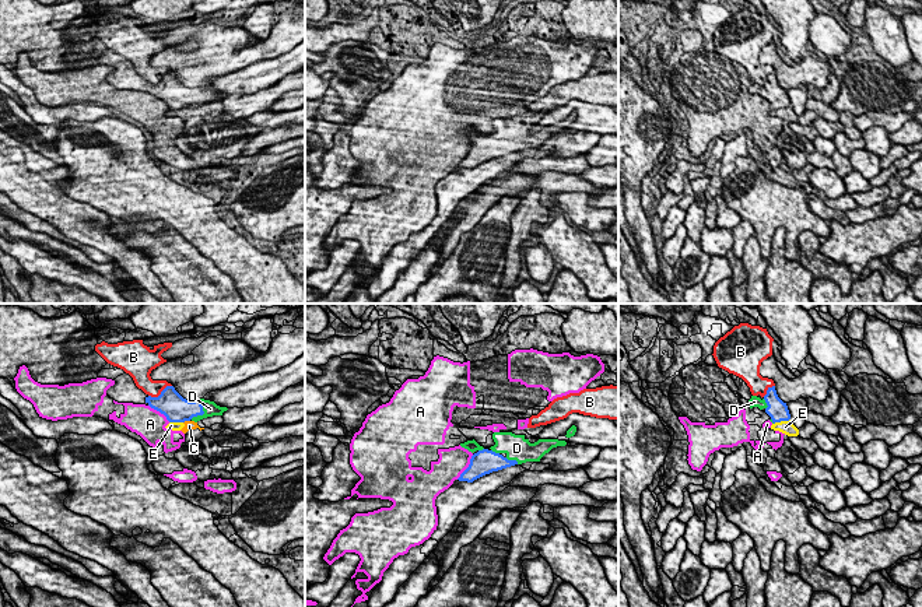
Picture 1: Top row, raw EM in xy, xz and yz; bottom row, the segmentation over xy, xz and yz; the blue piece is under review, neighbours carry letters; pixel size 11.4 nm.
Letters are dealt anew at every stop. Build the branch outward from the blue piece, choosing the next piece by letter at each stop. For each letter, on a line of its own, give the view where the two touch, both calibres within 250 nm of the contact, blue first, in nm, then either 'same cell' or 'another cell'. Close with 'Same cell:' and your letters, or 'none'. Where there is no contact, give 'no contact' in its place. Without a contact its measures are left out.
A: contact in xz; calibres 280 and 340 nm; another cell
B: contact in xy; calibres 300 and 190 nm; another cell
C: contact in xy; calibres 300 and 130 nm; another cell
D: contact in xy; calibres 260 and 170 nm; same cell
E: contact in yz; calibres 240 and 160 nm; another cell
Same cell: D

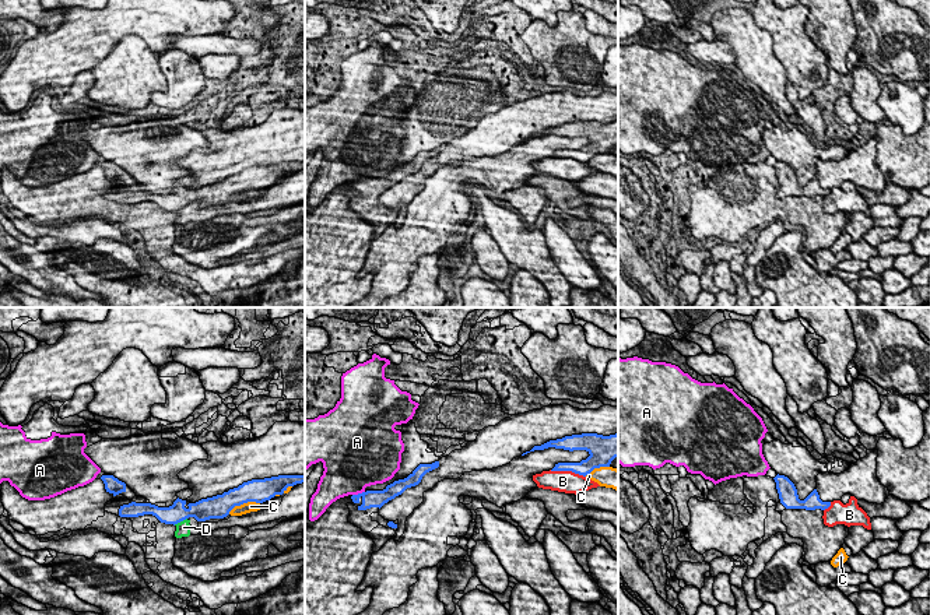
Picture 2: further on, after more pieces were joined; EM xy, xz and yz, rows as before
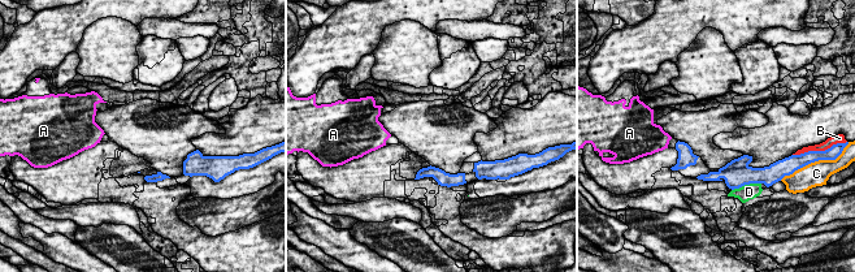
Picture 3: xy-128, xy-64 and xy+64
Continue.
A: contact in xz; calibres 190 and 480 nm; another cell
B: contact in xz; calibres 170 and 260 nm; another cell
C: contact in xy; calibres 280 and 130 nm; another cell
D: contact in xy; calibres 220 and 160 nm; another cell
Same cell: none

